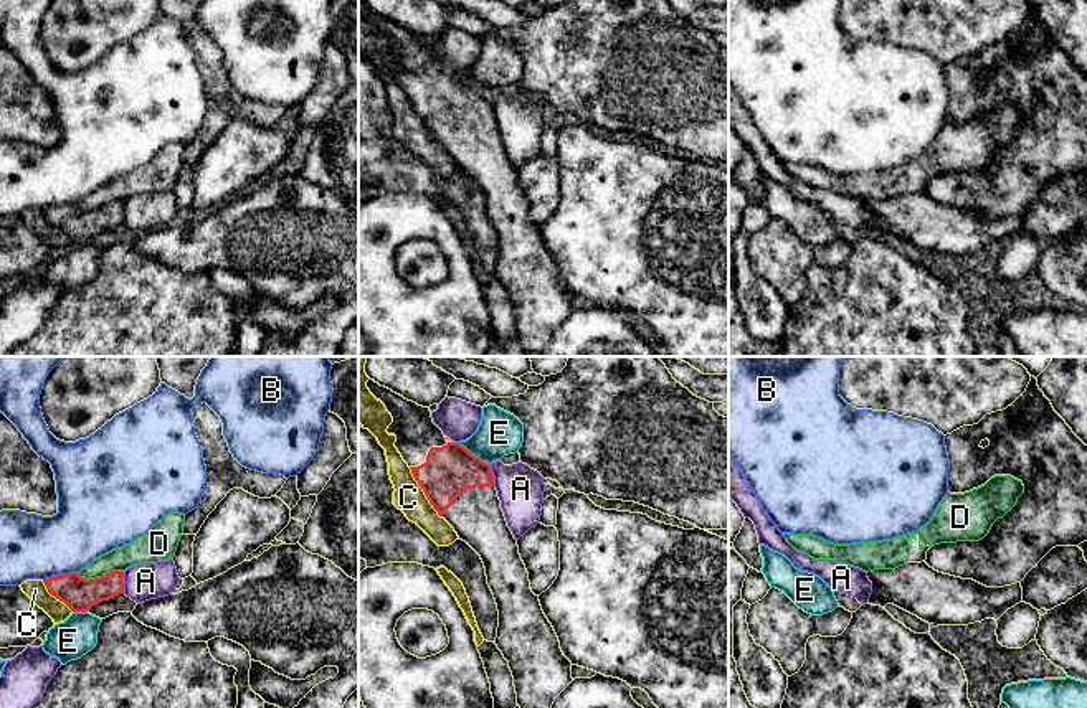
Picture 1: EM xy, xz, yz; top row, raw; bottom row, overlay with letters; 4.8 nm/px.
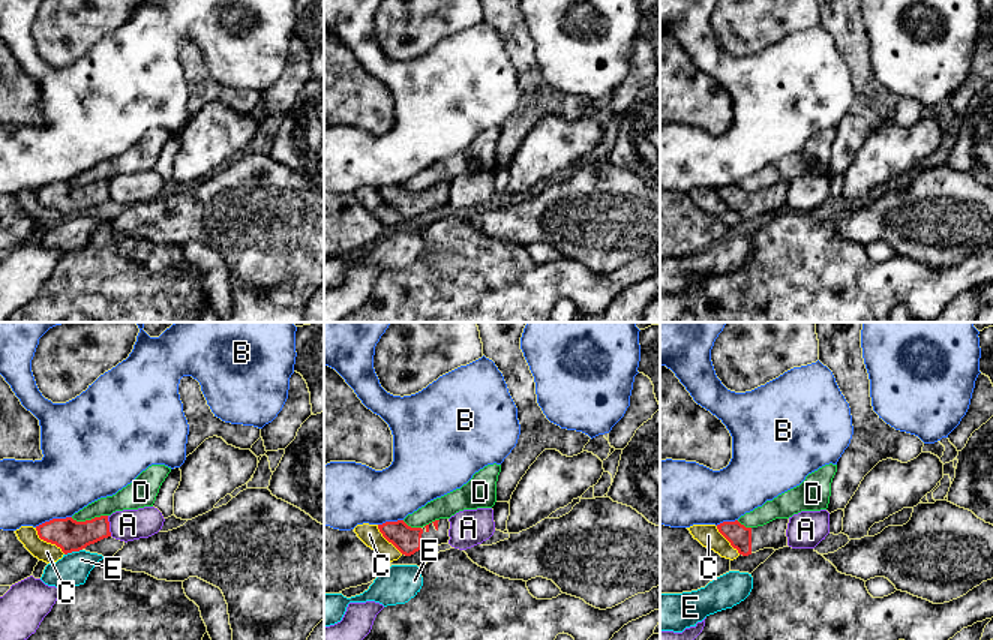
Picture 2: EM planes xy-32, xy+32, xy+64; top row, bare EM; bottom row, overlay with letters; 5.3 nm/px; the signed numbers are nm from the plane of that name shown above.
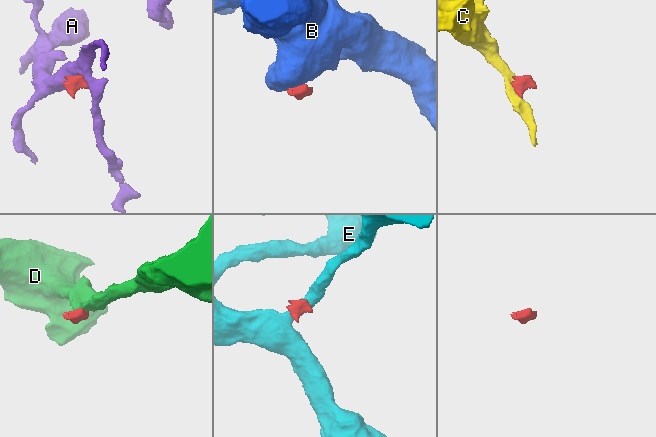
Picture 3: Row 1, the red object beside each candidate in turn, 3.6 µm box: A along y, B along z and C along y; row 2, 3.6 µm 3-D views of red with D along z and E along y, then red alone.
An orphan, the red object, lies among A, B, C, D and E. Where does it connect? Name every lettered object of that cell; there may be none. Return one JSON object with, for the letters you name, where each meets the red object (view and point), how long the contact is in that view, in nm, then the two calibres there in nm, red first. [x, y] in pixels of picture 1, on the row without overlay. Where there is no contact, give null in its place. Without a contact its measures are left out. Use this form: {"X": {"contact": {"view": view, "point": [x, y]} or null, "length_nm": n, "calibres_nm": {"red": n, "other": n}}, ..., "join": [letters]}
{"join": []}

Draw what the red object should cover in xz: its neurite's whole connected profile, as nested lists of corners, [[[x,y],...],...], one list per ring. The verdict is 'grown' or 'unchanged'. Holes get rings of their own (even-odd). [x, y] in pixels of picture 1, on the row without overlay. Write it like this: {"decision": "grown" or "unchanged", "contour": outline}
{"decision": "grown", "contour": [[[373,10],[367,18],[392,45],[387,63],[396,66],[395,78],[433,139],[481,186],[499,241],[494,274],[509,292],[525,352],[539,356],[555,328],[573,312],[572,292],[530,219],[491,96],[459,73],[448,73],[430,38]]]}

